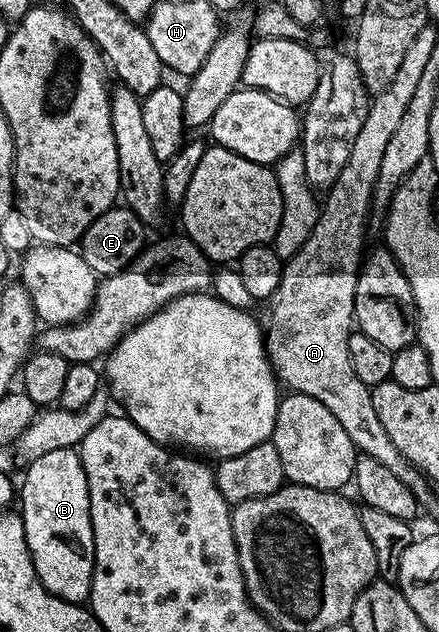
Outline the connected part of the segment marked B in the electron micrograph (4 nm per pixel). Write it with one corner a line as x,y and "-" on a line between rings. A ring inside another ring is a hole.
64,448
63,450
51,450
51,454
43,454
43,458
35,458
35,462
31,462
28,468
24,469
23,477
25,481
19,484
19,504
21,500
21,508
19,507
19,515
23,526
25,527
25,537
27,538
27,546
29,553
33,559
33,565
37,571
37,577
41,579
41,584
46,592
55,594
59,598
63,598
72,604
81,604
88,601
89,591
91,590
91,582
93,581
93,559
95,558
95,542
93,541
93,527
91,526
91,510
89,509
89,487
87,486
87,474
83,470
83,462
80,455
74,449

